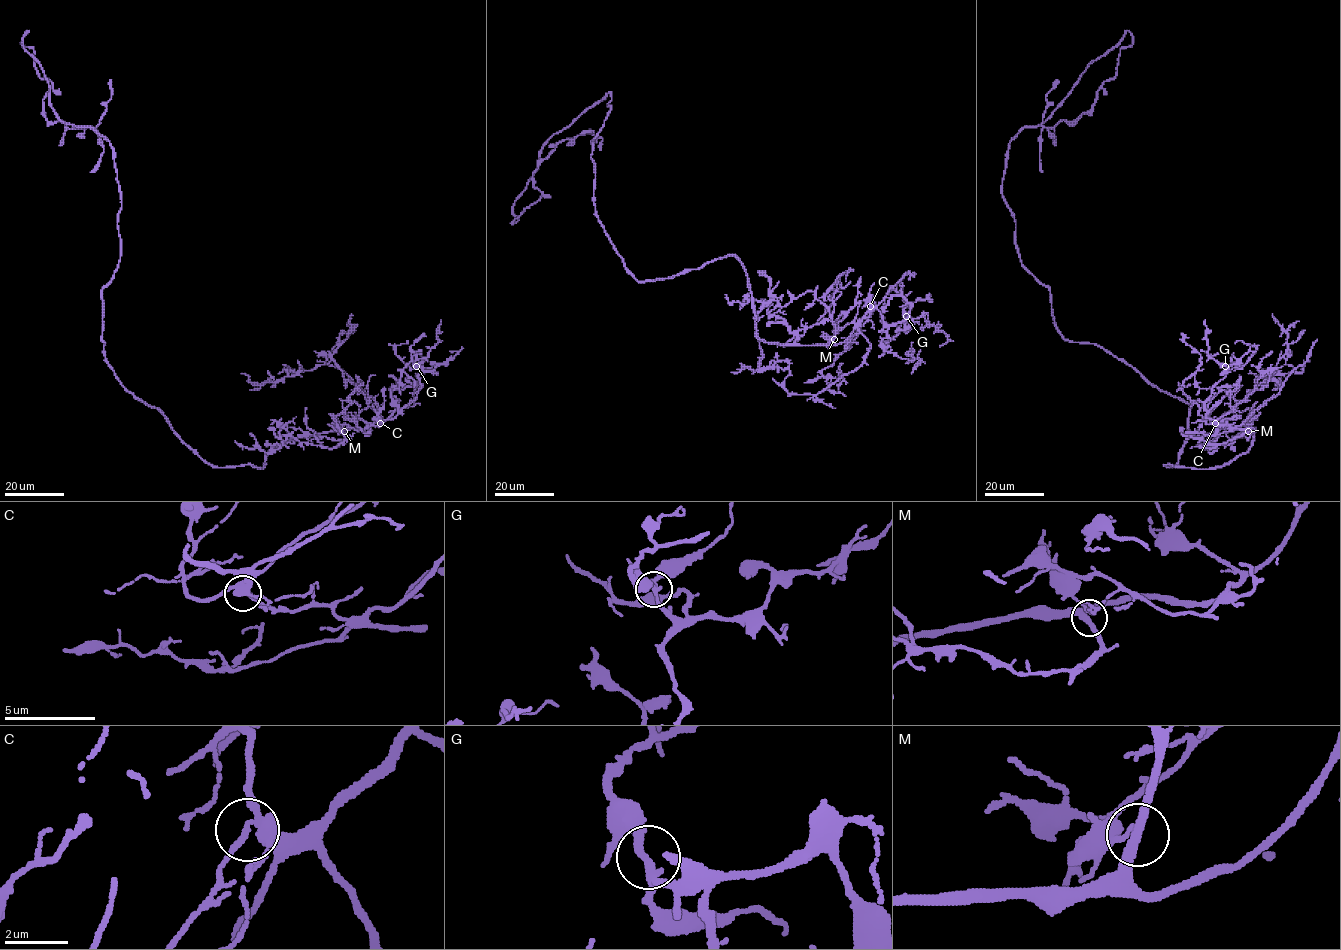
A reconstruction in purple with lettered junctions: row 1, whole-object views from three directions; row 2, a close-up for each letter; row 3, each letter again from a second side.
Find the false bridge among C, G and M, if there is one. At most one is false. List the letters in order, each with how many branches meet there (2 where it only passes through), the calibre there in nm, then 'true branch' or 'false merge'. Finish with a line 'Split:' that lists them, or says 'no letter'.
C: 3 | 220 nm | true branch
G: 3 | 200 nm | true branch
M: 3 | 240 nm | true branch
Split: no letter

